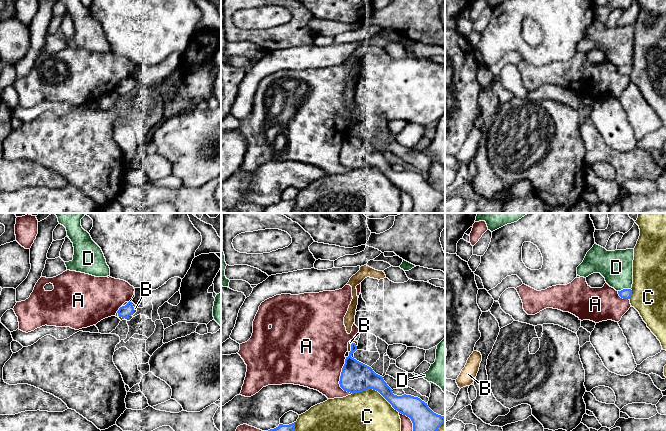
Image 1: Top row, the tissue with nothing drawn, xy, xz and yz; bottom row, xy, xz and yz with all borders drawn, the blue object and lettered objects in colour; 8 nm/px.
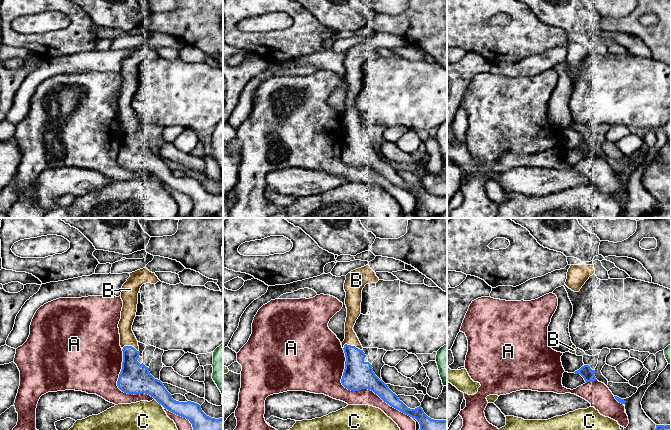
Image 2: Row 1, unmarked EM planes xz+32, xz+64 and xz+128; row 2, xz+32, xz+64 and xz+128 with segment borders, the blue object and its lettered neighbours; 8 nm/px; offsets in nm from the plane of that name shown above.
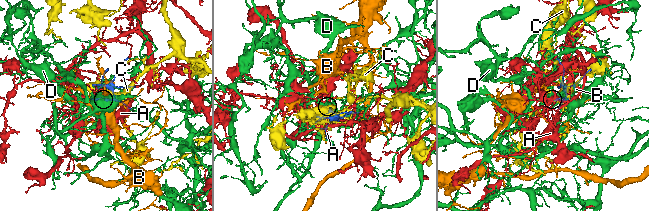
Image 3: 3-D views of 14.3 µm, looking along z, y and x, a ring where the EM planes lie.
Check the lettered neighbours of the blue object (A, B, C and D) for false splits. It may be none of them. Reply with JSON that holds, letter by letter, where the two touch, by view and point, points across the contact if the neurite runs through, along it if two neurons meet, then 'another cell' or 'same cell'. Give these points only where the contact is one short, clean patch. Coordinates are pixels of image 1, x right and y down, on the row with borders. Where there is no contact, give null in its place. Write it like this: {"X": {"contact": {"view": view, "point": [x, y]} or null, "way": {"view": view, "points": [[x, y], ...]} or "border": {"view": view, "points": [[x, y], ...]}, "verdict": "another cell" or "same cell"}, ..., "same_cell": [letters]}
{"A": {"contact": {"view": "xz", "point": [340, 378]}, "verdict": "another cell"}, "B": {"contact": {"view": "xz", "point": [351, 347]}, "way": {"view": "xz", "points": [[356, 377], [350, 363], [351, 347], [350, 342]]}, "verdict": "same cell"}, "C": {"contact": {"view": "xz", "point": [376, 390]}, "verdict": "another cell"}, "D": {"contact": {"view": "yz", "point": [624, 289]}, "verdict": "another cell"}, "same_cell": ["B"]}

